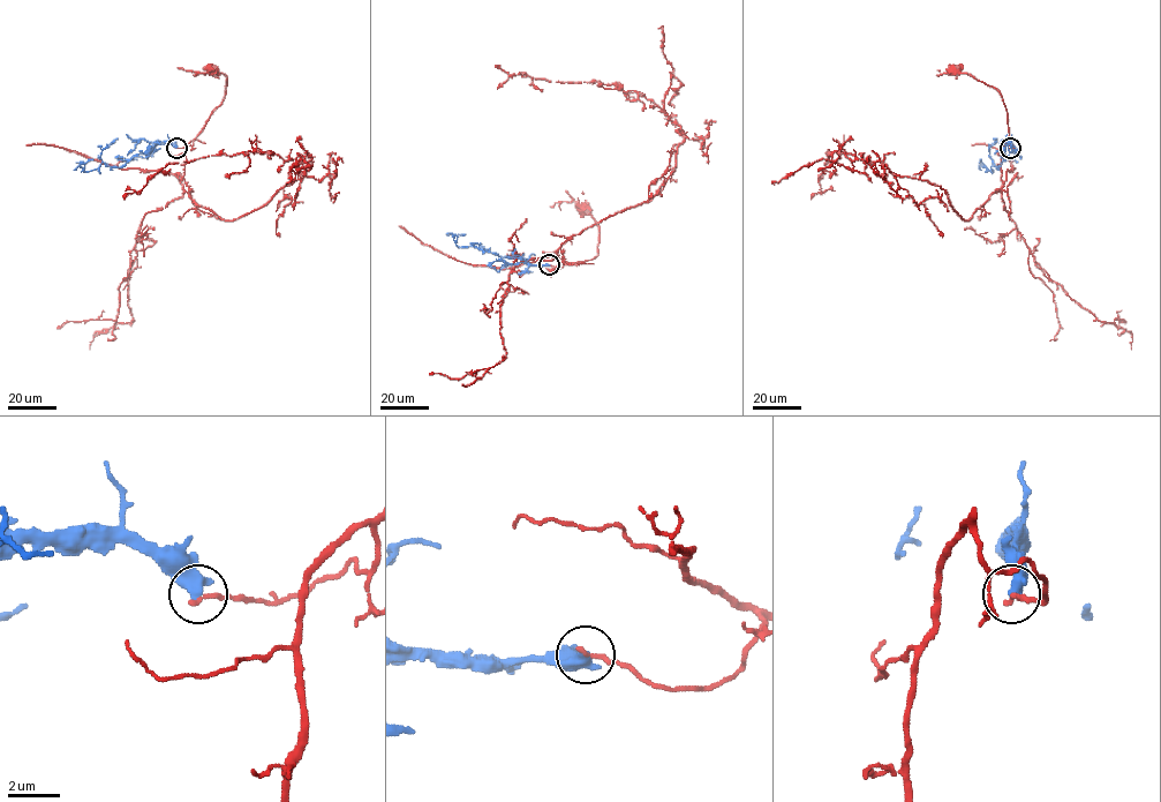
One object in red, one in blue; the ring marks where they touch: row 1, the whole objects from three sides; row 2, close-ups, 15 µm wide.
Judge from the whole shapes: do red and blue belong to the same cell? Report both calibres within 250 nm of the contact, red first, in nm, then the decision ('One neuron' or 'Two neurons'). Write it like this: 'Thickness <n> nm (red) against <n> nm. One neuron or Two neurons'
Thickness 200 nm (red) against 550 nm. Two neurons

